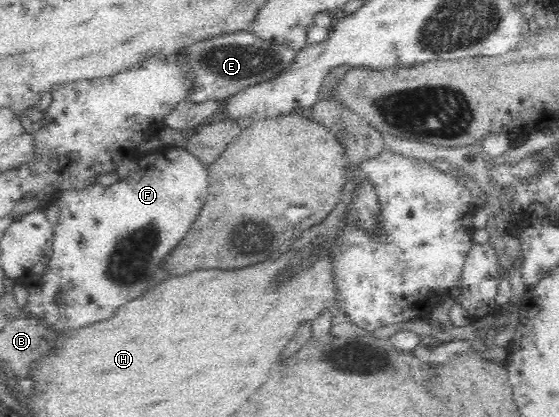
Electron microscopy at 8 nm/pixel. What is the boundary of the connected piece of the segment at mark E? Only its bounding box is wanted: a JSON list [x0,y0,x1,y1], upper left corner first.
[184,32,298,102]

